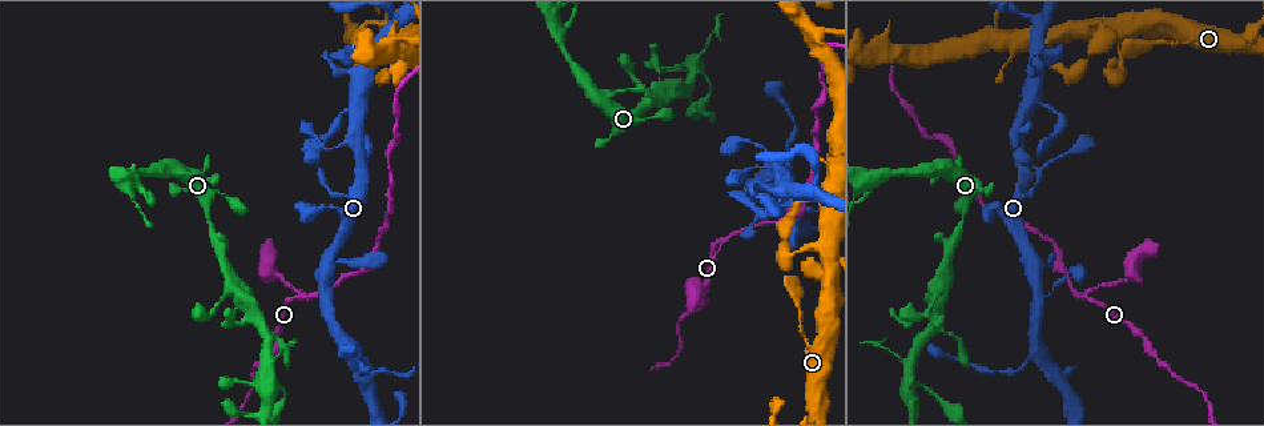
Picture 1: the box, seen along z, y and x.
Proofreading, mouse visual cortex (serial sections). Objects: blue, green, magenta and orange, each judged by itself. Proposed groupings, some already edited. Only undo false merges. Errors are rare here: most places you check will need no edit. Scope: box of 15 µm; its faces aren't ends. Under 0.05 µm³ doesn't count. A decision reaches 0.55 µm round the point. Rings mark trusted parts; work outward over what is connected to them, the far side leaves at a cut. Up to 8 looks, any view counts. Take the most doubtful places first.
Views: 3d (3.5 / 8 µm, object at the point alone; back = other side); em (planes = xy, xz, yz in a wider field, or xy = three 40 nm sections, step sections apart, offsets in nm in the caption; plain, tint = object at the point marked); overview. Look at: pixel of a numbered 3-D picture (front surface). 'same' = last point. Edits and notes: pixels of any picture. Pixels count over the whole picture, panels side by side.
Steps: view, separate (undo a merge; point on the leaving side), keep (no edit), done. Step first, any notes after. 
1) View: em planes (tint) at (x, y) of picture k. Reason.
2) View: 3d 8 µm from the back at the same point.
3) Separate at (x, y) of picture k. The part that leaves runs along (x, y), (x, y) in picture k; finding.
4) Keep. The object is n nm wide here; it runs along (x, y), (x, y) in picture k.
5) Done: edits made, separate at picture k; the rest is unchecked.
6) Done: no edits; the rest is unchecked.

View: 3d 3.5 µm from the back at (1083, 299) of picture 1. Sharp bend.

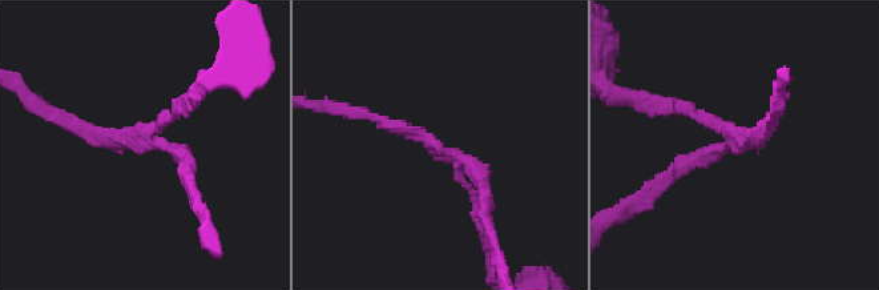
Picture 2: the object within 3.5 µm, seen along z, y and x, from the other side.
View: em planes (tint) at (155, 141) of picture 2. 3 arms meet here; the arms are 150, 200, 200 nm wide; now the EM.

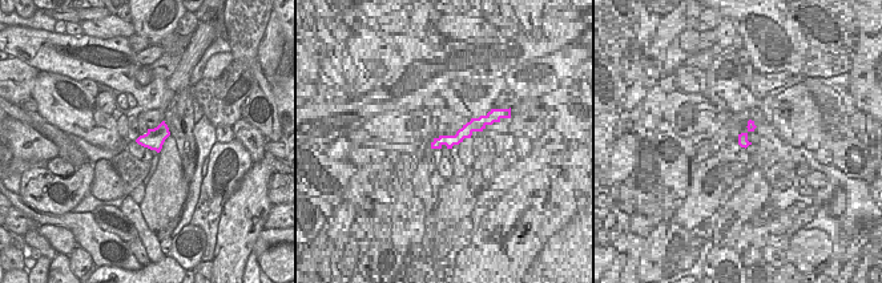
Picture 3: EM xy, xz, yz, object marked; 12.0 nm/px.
View: em xy step 1 (tint) at the same point. Another direction.

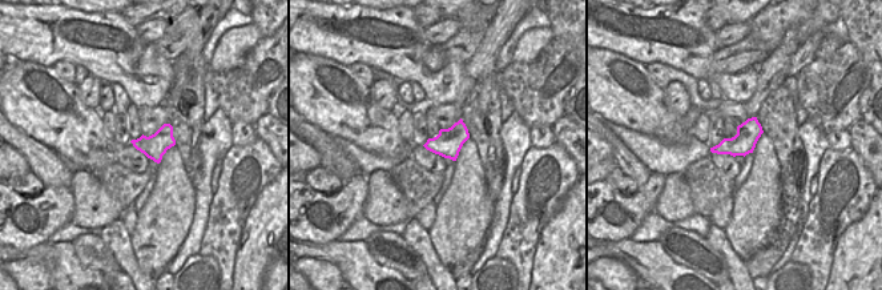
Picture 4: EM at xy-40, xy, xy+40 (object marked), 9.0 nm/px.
Keep. The object is 260 nm wide here; it runs along (483, 213), (471, 165), (373, 117) in picture 2; continuous, no second cell.

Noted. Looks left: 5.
View: 3d 3.5 µm at (354, 360) of picture 1. Three arms meet.

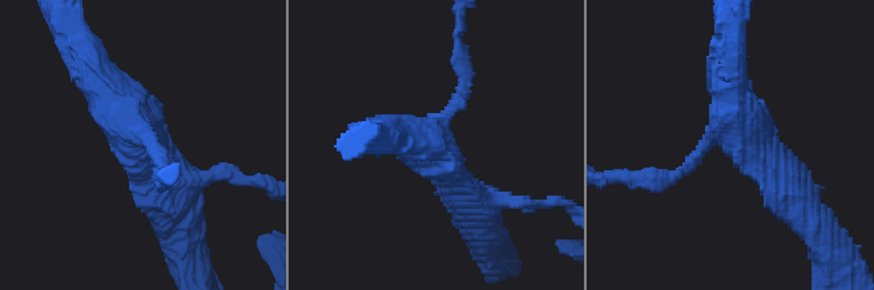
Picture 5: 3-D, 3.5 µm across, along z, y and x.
View: em planes (tint) at (723, 133) of picture 5. 3 arms meet here; the arms are 150, 400, 400 nm wide; shape alone is not enough.

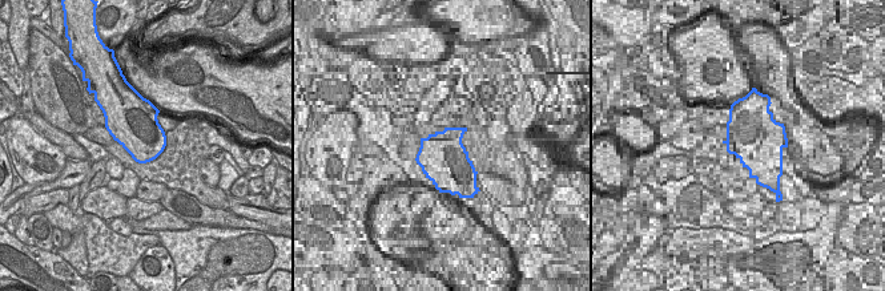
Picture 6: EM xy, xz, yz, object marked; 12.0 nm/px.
Keep. It runs along (73, 37), (160, 180) in picture 5; continuous, no second cell.

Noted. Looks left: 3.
View: 3d 3.5 µm at (656, 88) of picture 1. Small branch off a trunk.

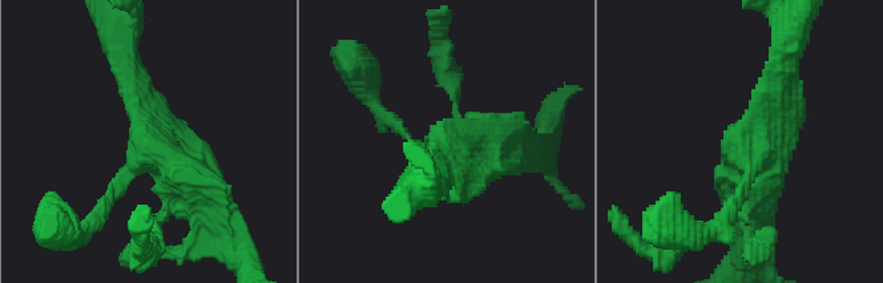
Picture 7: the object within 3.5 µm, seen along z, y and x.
View: em xy step 2 (tint) at (439, 145) of picture 7. 4 arms meet here; the arms are 100, 150, 300, 500 nm wide; now the EM.

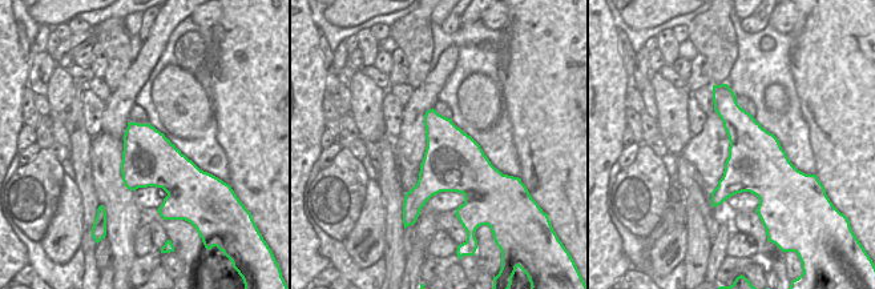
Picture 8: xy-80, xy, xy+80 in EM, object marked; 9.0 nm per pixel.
Keep. It runs along (129, 75), (161, 152), (222, 222) in picture 7; all the same cell.

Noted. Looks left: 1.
Done: no edits; the rest is unchecked.

